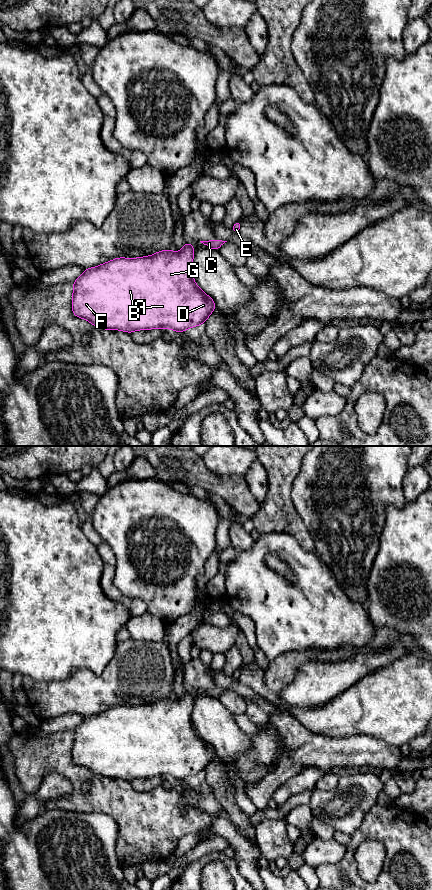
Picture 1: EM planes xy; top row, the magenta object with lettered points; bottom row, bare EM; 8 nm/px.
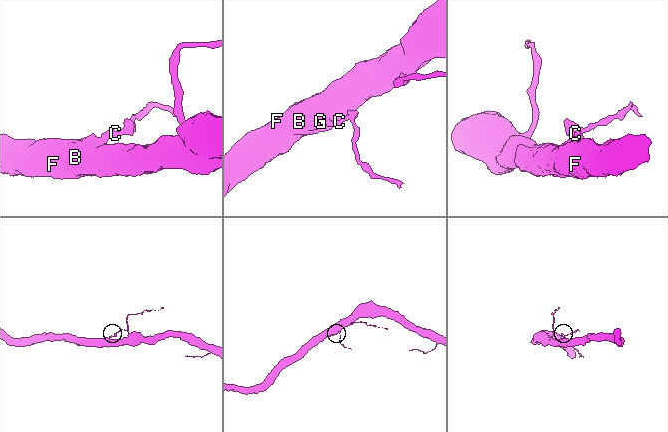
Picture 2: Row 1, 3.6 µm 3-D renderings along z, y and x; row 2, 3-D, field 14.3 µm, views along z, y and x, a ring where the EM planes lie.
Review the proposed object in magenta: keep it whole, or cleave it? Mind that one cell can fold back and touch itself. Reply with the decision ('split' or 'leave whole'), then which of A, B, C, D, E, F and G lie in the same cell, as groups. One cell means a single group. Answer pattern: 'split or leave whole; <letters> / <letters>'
leave whole; A B C D E F G

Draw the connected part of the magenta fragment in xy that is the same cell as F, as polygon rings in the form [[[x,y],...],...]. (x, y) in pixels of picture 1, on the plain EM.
[[[186,690],[184,695],[179,700],[174,700],[170,697],[159,699],[150,704],[139,706],[123,706],[119,705],[109,710],[100,712],[97,715],[84,717],[83,722],[73,730],[72,744],[72,760],[78,766],[83,766],[89,769],[92,773],[103,776],[105,778],[121,778],[127,781],[132,781],[137,778],[150,778],[155,776],[172,777],[179,781],[184,780],[188,776],[196,775],[204,772],[207,766],[211,763],[216,753],[214,748],[202,739],[195,731],[191,720],[195,698],[190,690]]]

